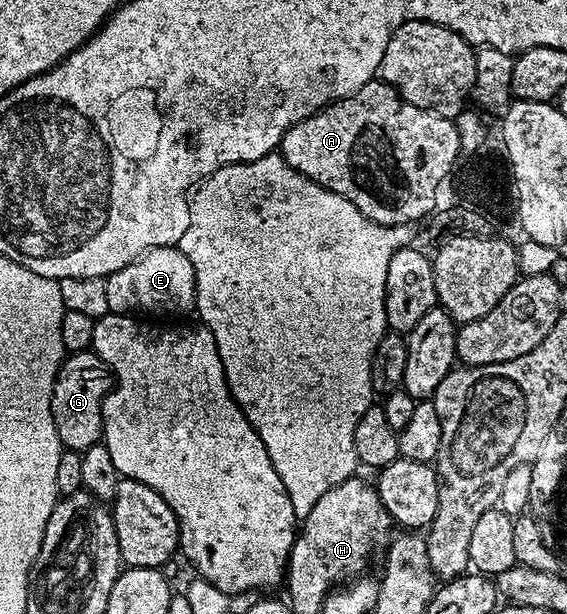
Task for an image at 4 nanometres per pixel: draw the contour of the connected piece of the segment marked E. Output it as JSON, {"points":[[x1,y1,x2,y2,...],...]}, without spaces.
{"points":[[172,246,170,248,150,248,147,253,140,256,138,260,135,260,129,266,125,266,121,270,117,270,111,276,106,277,105,293,108,299,109,312,122,312,124,314,142,314,147,318,163,318,159,316,179,316,175,318,183,318,186,312,189,314,195,312,195,271,193,270,193,262,189,262,189,258,185,258,185,254,178,246]]}

